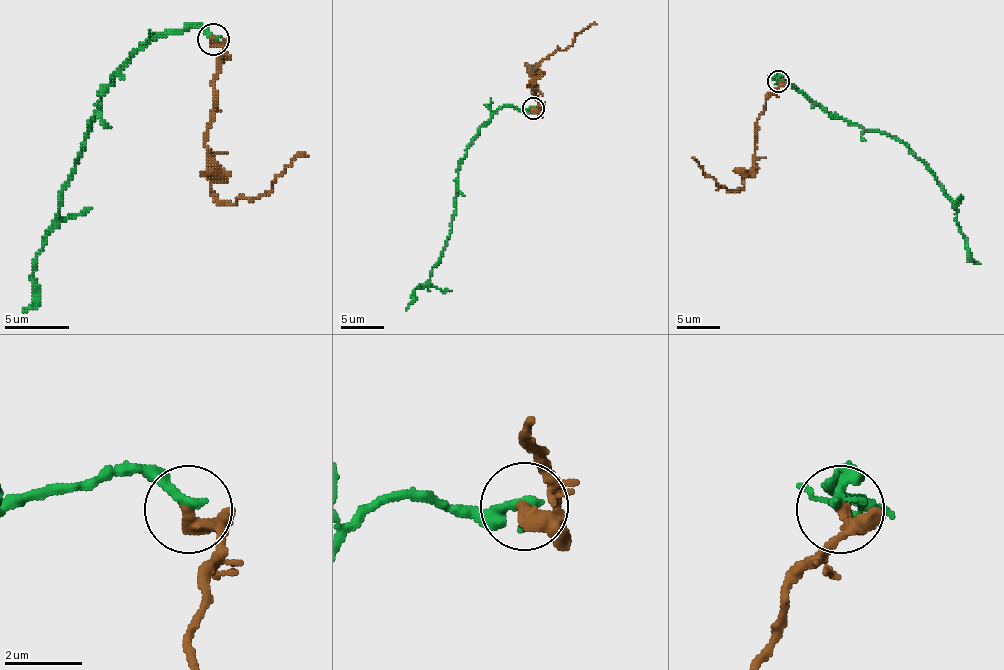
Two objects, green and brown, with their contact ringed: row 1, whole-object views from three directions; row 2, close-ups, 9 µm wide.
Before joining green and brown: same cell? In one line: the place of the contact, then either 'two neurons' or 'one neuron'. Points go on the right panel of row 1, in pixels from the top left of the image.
place (778, 81); two neurons

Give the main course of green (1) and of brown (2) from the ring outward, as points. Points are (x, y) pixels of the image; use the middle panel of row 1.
1: (534, 109), (501, 106), (479, 128), (479, 135), (460, 163), (445, 249), (425, 282), (412, 293), (406, 310)
2: (534, 109), (540, 106), (534, 87), (527, 85), (531, 74), (544, 59), (564, 50), (590, 24), (596, 24)

